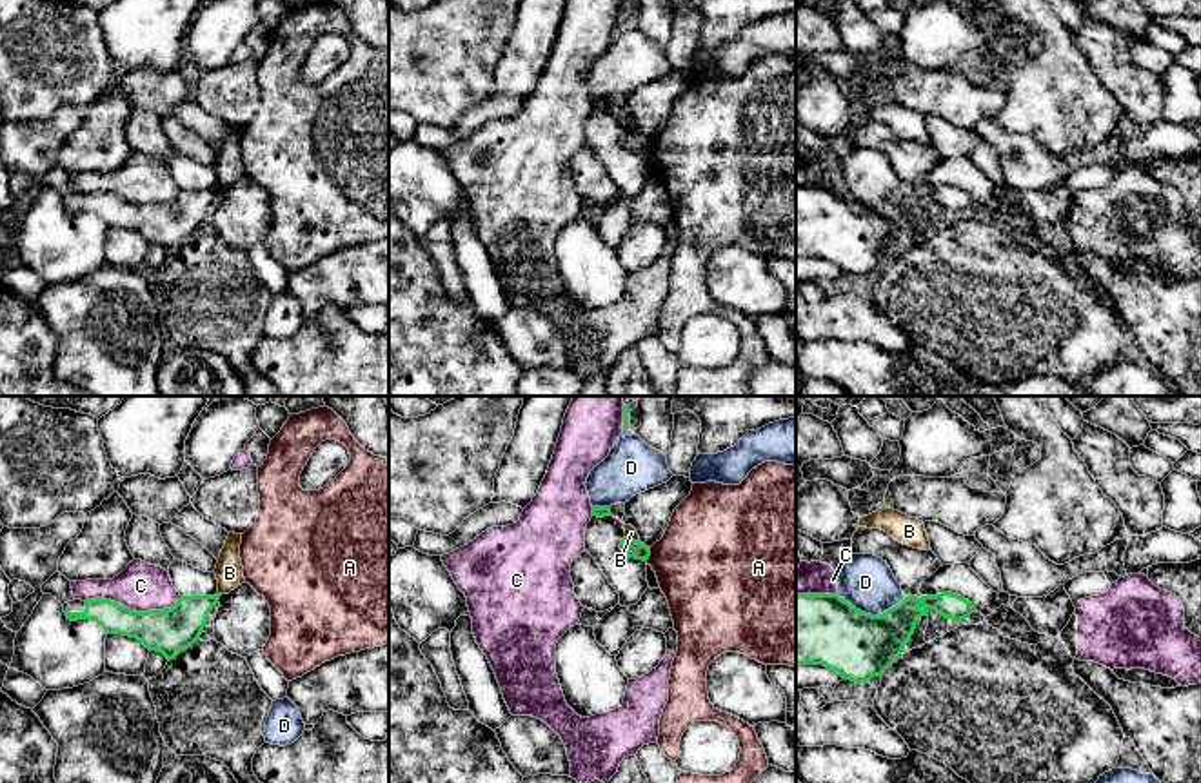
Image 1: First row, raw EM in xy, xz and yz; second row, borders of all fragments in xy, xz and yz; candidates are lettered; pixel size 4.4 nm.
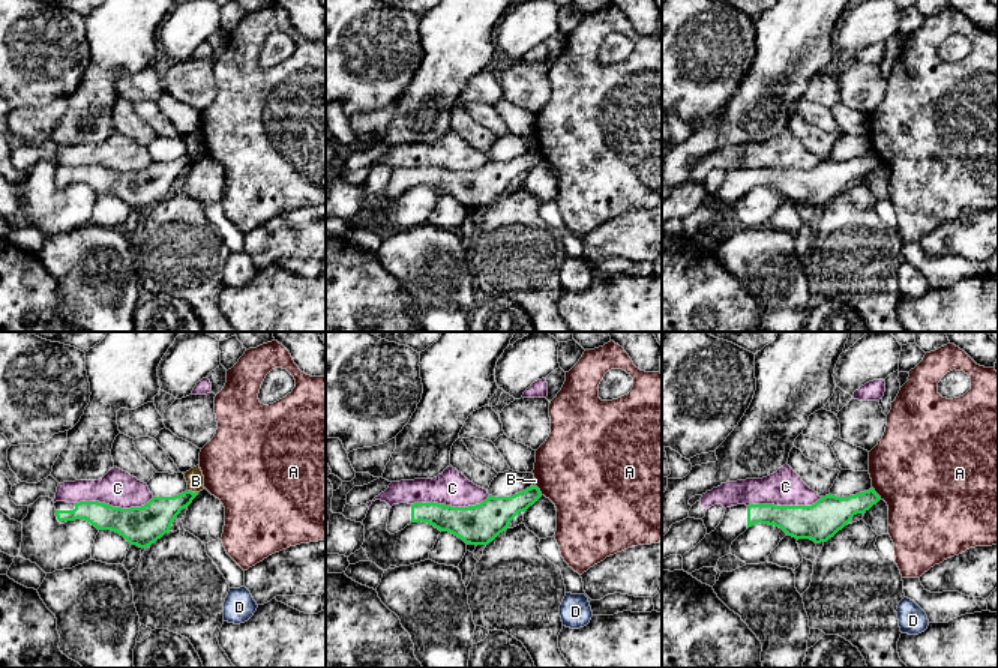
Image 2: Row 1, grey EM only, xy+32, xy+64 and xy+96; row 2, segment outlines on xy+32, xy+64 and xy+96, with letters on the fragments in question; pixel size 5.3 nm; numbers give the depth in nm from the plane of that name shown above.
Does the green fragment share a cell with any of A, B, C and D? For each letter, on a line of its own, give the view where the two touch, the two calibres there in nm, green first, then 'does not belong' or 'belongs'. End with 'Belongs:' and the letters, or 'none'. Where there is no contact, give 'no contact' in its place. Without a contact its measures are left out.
A: contact in xz; calibres 80 and 440 nm; does not belong
B: contact in xz; calibres 80 and 50 nm; does not belong
C: contact in xy; calibres 200 and 220 nm; does not belong
D: contact in yz; calibres 320 and 240 nm; does not belong
Belongs: none

